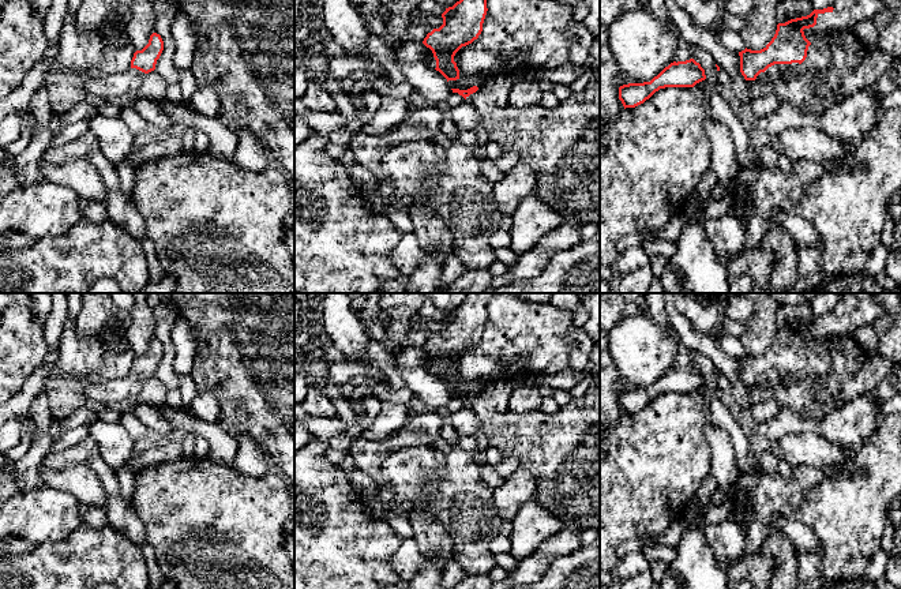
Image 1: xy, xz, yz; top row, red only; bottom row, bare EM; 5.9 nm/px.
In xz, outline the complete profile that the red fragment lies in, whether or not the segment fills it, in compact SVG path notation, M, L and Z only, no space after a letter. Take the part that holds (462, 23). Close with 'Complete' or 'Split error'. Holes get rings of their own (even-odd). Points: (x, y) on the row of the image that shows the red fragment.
M459 0L442 14L443 25L424 38L423 44L432 50L436 60L435 70L447 82L459 79L454 56L462 46L478 38L487 11L487 0Z. Complete

